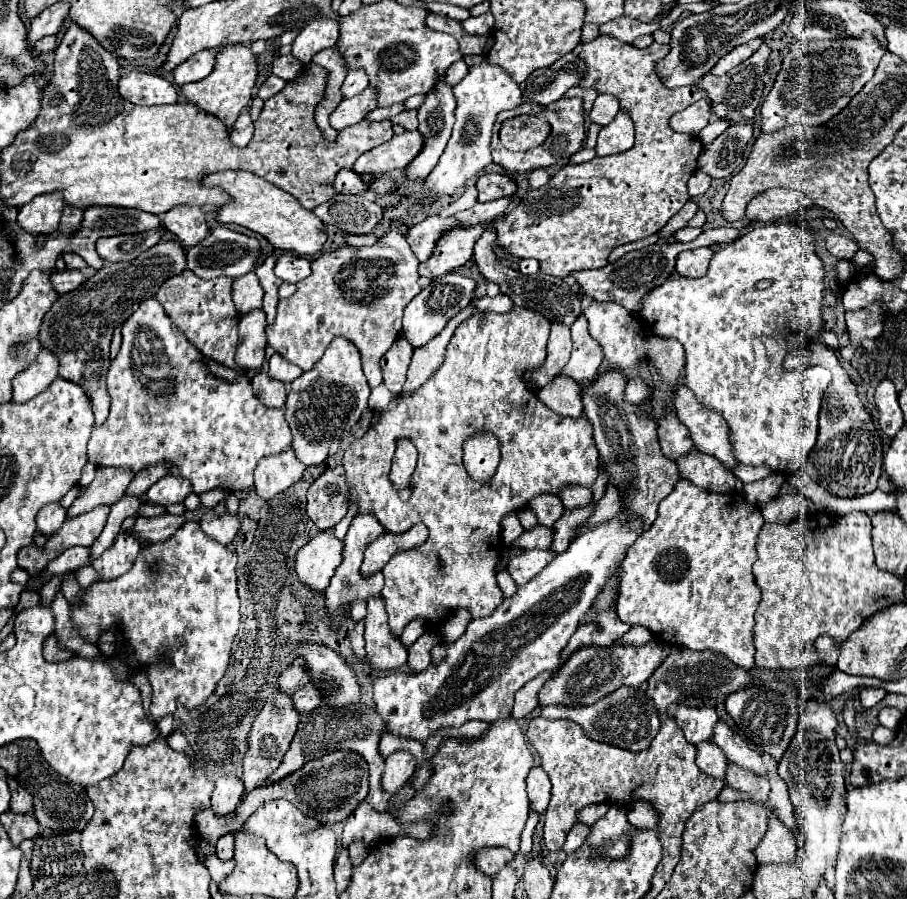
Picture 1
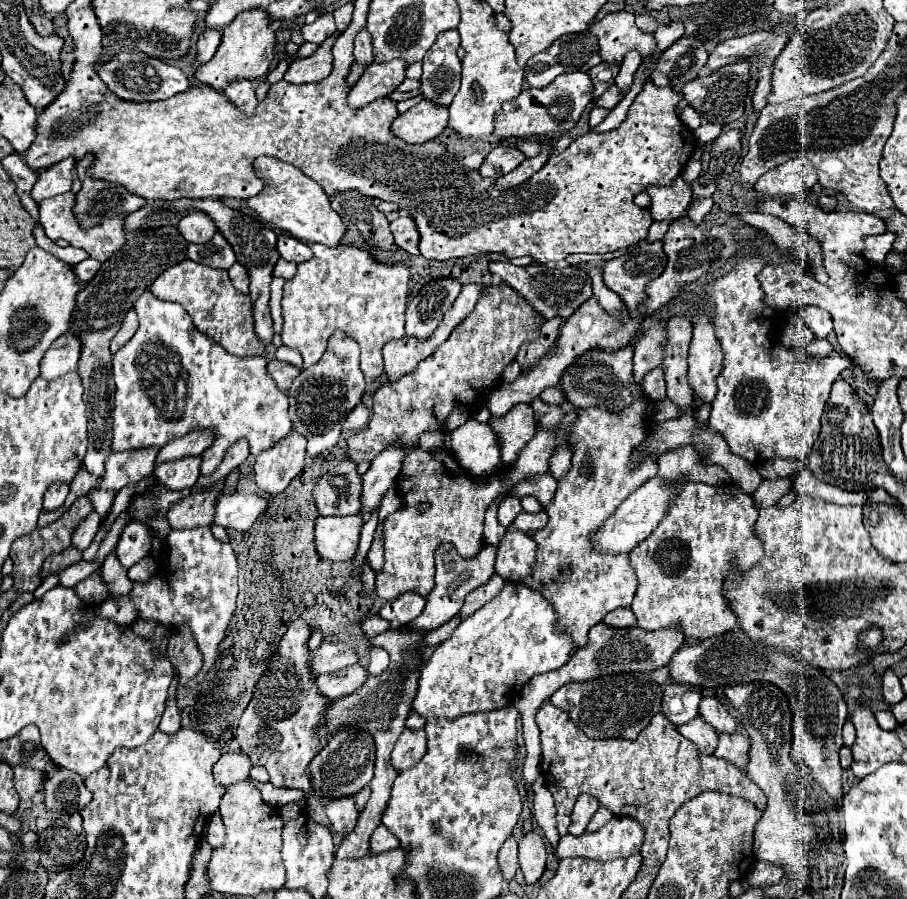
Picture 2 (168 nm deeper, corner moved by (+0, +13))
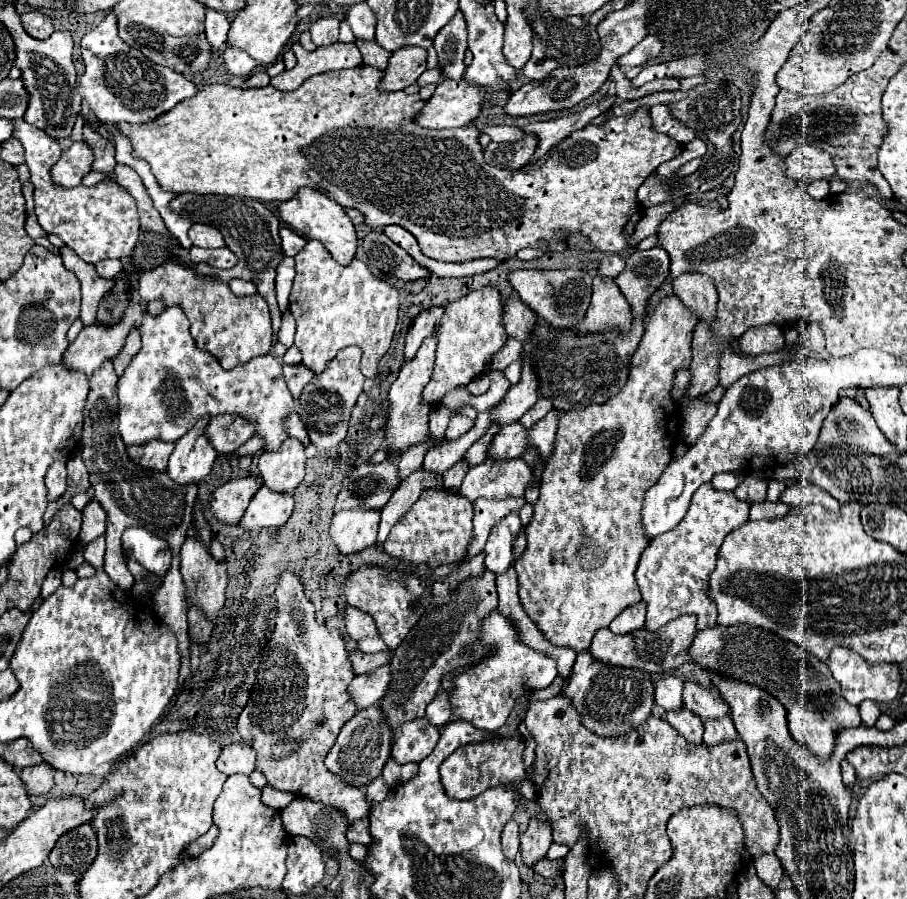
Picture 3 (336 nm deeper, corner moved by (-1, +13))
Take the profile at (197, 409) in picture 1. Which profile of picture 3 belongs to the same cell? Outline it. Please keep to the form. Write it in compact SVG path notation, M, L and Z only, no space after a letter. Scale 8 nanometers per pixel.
M143 304L143 320L141 320L141 350L131 358L123 376L117 382L119 394L119 432L123 442L129 444L145 444L147 440L163 440L177 442L185 432L189 432L203 416L221 416L221 414L237 414L251 424L255 424L255 436L263 440L263 450L273 452L287 438L285 418L293 412L295 402L283 380L281 360L265 354L251 358L245 364L237 364L231 370L221 368L221 364L211 356L211 352L197 348L191 332L189 320L179 306L169 306L161 314L153 316L145 310Z

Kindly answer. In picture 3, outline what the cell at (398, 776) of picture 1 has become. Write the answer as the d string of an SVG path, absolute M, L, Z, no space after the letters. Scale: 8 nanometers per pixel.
M427 718L407 722L395 732L391 756L399 764L421 762L435 748L437 740L439 730L433 724L429 724Z

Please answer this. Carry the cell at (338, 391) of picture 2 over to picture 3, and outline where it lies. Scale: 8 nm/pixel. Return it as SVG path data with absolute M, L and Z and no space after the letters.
M355 346L343 348L335 356L335 360L327 364L327 368L321 374L313 376L313 380L303 388L299 396L299 418L303 420L307 428L311 444L319 452L335 448L347 434L347 422L349 422L351 408L355 406L359 394L363 392L363 384L365 384L365 376L359 370L359 360L361 360L359 348Z

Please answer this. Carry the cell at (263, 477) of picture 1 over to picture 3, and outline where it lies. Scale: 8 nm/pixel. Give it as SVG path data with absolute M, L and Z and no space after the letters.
M287 438L277 452L259 456L263 484L275 492L293 492L305 476L305 448L295 438Z

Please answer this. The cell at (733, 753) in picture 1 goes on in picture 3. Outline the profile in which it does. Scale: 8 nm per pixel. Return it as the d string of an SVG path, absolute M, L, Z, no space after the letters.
M687 680L683 690L685 708L691 710L695 716L705 720L717 720L729 714L727 702L721 698L721 694L715 688L703 688L697 682Z

